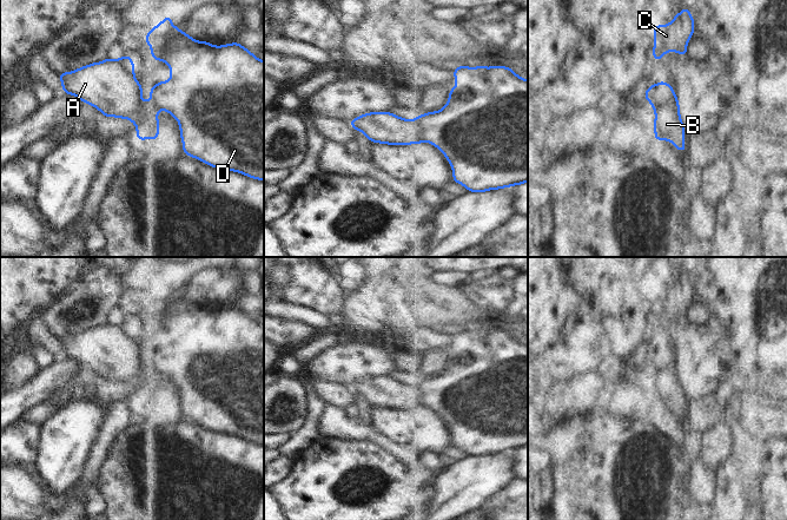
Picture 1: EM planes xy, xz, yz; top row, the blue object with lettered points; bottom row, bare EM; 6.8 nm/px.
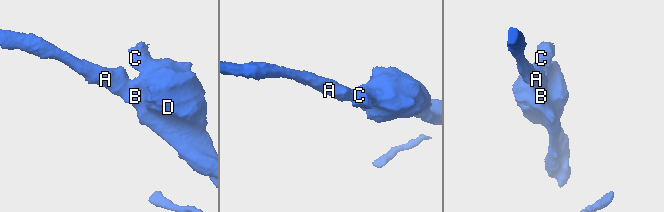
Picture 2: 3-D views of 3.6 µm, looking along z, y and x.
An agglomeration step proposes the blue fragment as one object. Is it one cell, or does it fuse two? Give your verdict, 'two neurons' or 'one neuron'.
two neurons

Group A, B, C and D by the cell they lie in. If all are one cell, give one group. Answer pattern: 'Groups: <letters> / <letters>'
Groups: A B / C D

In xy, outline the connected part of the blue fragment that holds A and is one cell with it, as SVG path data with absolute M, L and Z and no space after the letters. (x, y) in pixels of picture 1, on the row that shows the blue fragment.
M130 55L117 60L107 58L71 73L64 72L59 78L62 92L97 107L104 117L130 119L137 127L137 140L161 137L158 133L160 107L141 99L144 86L135 80Z

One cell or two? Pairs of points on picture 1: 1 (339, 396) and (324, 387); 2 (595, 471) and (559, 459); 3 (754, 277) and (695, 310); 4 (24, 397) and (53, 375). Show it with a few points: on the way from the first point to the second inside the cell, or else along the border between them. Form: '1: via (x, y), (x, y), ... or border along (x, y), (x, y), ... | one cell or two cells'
1: via (336, 394), (328, 390) | one cell
2: border along (577, 436), (563, 462), (563, 482), (559, 487) | two cells
3: border along (694, 296), (709, 314) | two cells
4: via (31, 393), (46, 382) | one cell

